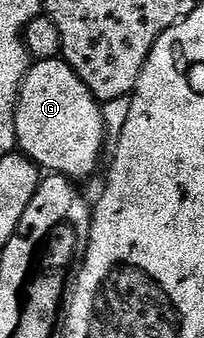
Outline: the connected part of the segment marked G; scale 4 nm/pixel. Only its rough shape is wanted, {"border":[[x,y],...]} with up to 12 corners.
{"border":[[67,62],[29,69],[16,141],[45,171],[88,178],[102,106]]}

